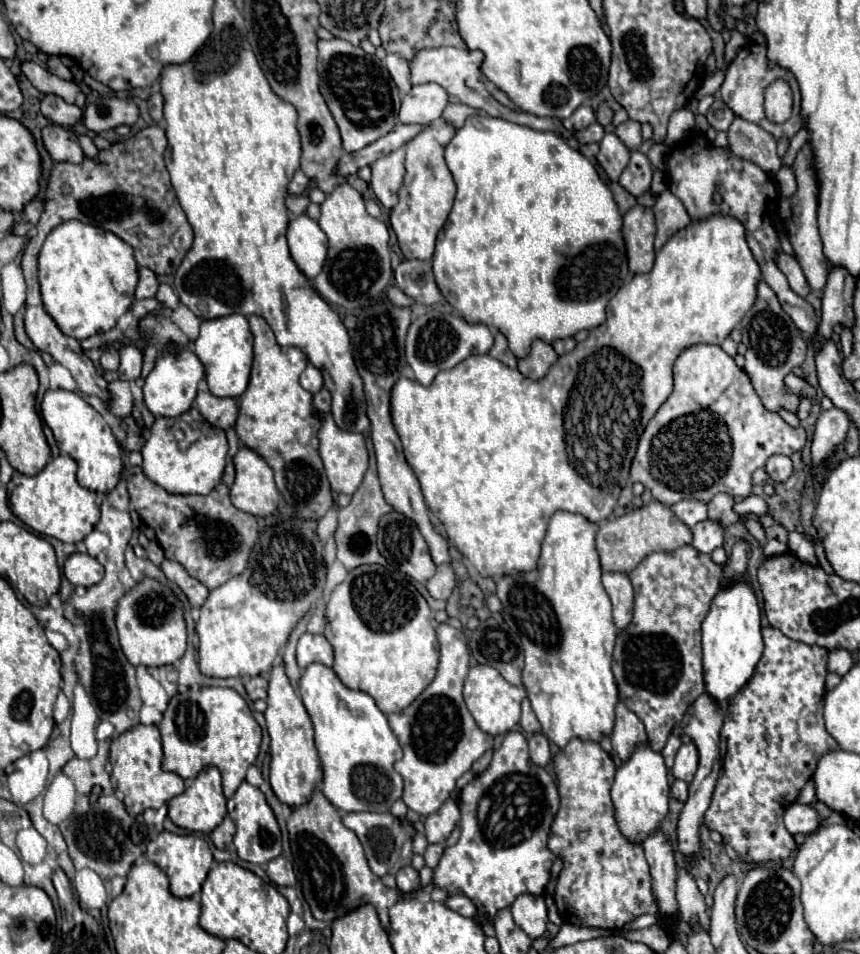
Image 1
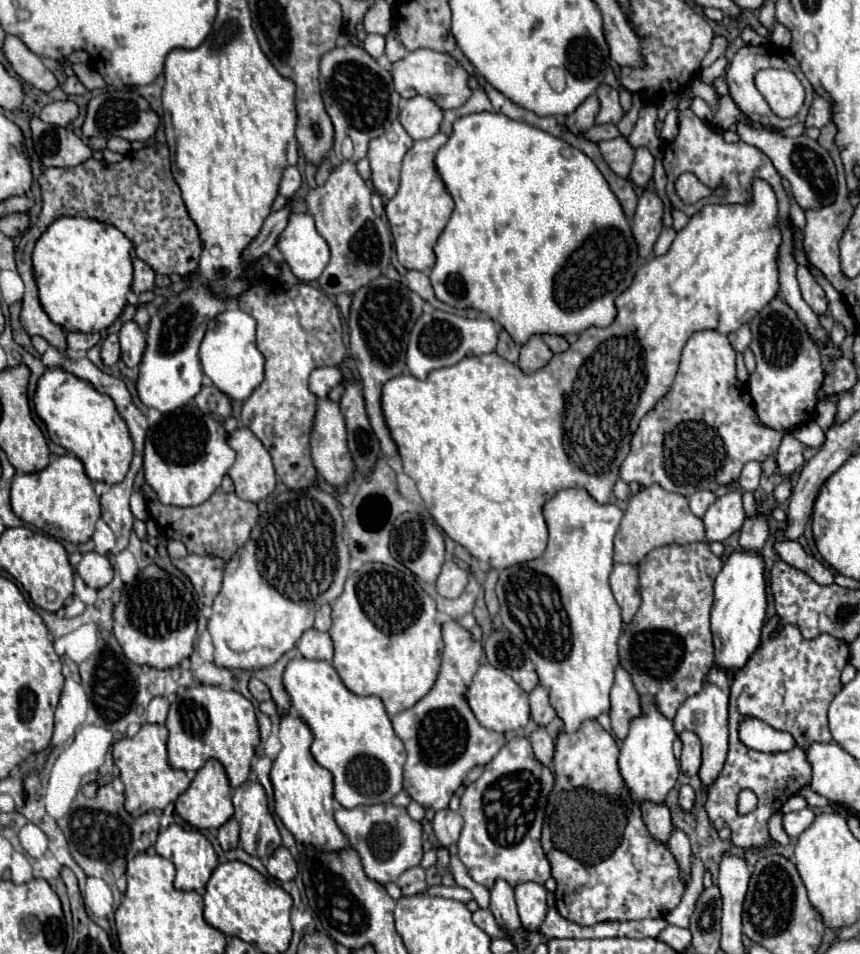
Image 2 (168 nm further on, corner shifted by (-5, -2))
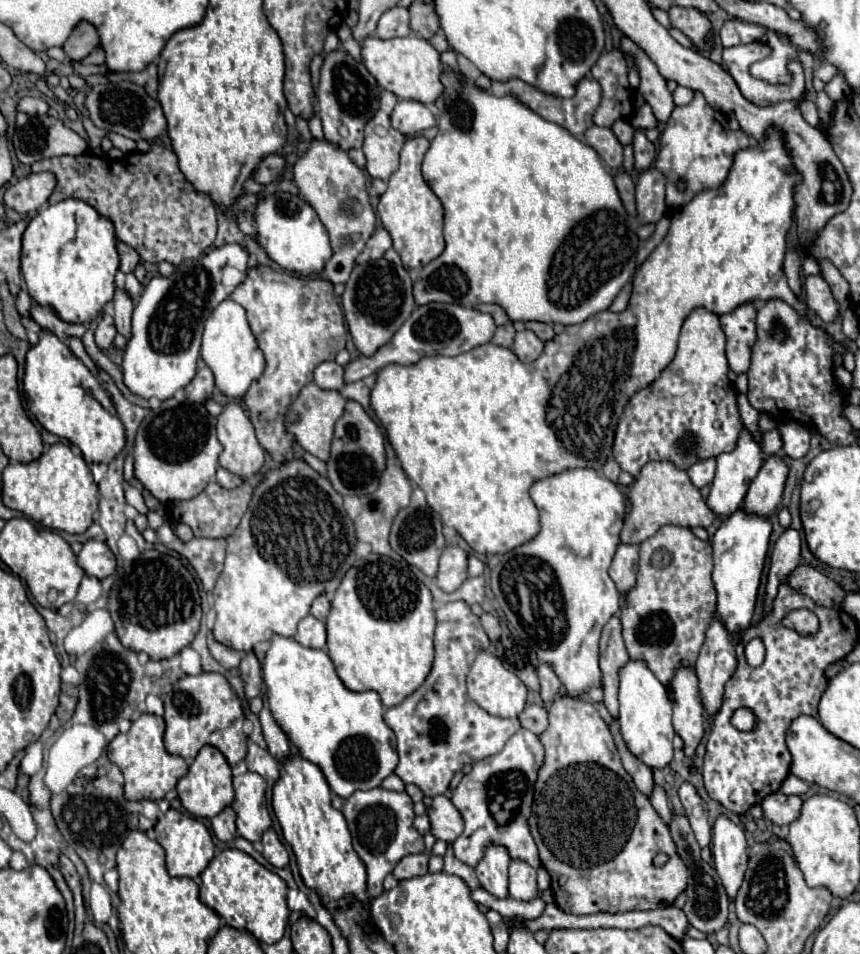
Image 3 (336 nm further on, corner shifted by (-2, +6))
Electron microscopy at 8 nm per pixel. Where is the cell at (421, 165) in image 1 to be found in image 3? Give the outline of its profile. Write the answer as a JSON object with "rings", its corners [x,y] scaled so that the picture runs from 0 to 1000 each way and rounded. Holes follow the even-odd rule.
{"rings":[[[479,144],[470,150],[465,158],[465,175],[453,183],[451,198],[442,206],[442,213],[440,213],[440,227],[444,236],[451,240],[458,261],[465,267],[472,282],[488,282],[516,263],[514,213],[495,194],[488,181],[488,173],[498,154],[500,150],[493,144]]]}

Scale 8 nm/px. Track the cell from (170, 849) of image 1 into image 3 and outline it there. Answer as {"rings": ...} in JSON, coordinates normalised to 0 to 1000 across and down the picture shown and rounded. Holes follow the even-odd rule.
{"rings":[[[195,848],[191,852],[191,856],[181,863],[179,873],[181,873],[181,882],[193,892],[193,909],[200,919],[228,921],[249,898],[249,884],[247,884],[242,869],[237,867],[237,863],[233,863],[226,856],[219,856],[205,848]]]}

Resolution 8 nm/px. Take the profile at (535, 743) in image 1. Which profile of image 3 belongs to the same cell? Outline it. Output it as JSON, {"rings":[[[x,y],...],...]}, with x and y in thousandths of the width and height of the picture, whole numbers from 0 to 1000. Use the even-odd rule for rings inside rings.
{"rings":[[[612,739],[612,743],[602,749],[609,764],[628,770],[637,762],[637,745],[633,739]]]}

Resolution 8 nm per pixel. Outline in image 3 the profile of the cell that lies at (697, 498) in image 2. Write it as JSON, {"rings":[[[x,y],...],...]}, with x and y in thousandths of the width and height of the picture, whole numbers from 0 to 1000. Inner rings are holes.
{"rings":[[[826,479],[826,481],[819,481],[819,483],[807,485],[807,487],[800,492],[800,498],[802,498],[802,502],[807,504],[807,508],[812,508],[812,513],[816,513],[819,508],[828,506],[828,502],[830,502],[830,492],[833,492],[833,481]]]}

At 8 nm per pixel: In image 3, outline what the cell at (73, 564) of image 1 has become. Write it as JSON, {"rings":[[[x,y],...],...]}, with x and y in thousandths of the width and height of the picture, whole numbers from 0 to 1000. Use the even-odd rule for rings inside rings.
{"rings":[[[105,565],[95,571],[95,578],[91,580],[91,592],[98,596],[100,603],[121,607],[133,601],[135,584],[121,567]]]}

